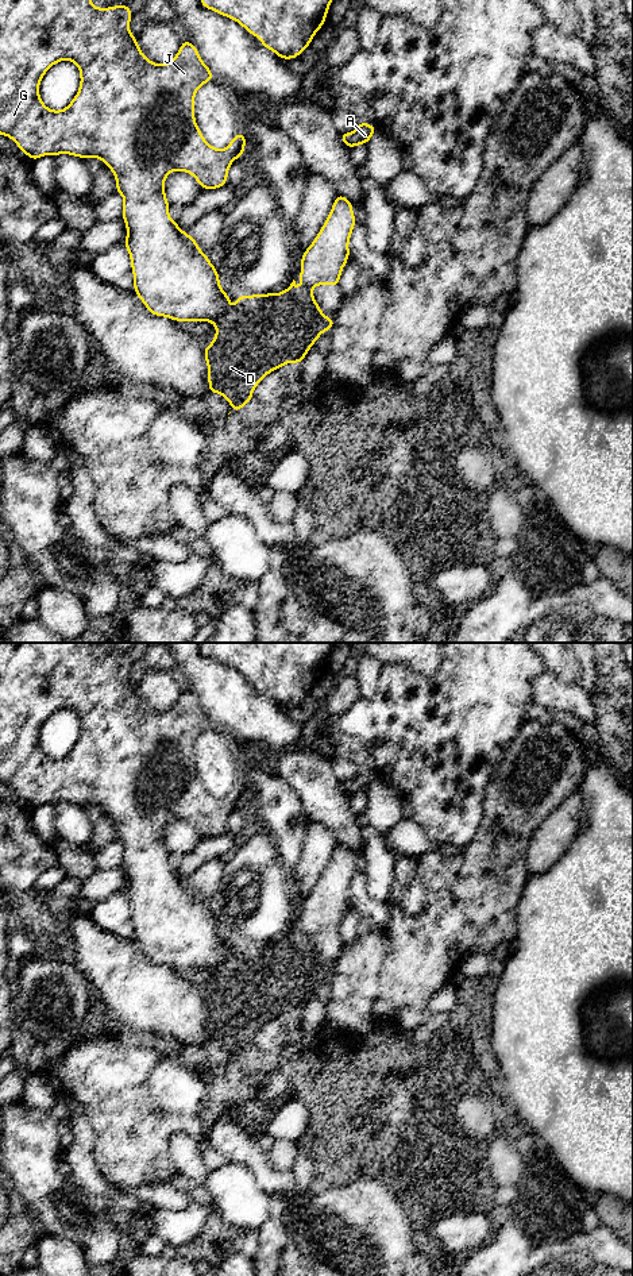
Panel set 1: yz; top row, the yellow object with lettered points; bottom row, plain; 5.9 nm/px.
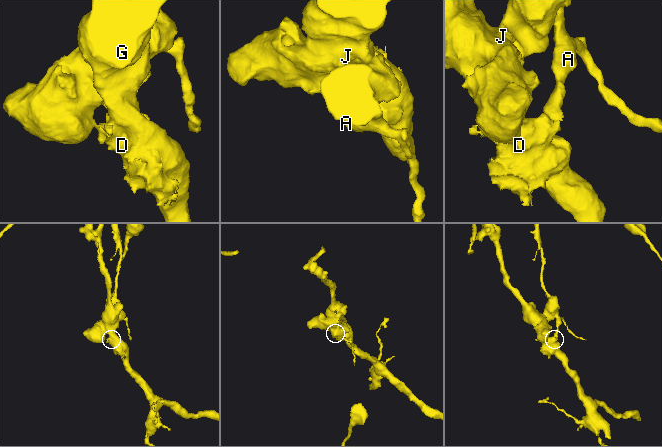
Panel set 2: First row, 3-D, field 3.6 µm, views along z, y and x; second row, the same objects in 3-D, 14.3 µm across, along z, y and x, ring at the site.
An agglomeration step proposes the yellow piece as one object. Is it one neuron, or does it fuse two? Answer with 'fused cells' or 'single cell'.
fused cells

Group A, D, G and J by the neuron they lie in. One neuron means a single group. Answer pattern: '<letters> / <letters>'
A / D G J

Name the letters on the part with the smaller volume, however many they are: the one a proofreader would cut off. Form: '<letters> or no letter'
A

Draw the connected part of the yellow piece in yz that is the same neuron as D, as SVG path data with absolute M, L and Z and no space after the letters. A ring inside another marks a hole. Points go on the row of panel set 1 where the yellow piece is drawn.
M0 0L0 134L12 139L32 161L43 155L69 154L84 159L100 158L112 170L116 192L124 200L124 246L131 259L134 292L154 316L215 324L215 339L204 350L209 394L220 393L231 404L231 412L236 413L251 401L256 385L269 373L290 362L301 365L320 335L335 327L335 320L321 312L312 289L304 285L298 289L294 280L281 293L236 296L238 307L232 309L229 296L220 288L219 273L208 255L193 236L170 219L170 204L165 194L166 177L173 170L180 170L192 174L201 189L221 188L227 185L229 166L246 151L247 139L244 134L235 134L223 150L205 140L194 117L194 96L200 86L212 81L211 69L189 41L182 41L169 63L151 62L128 28L131 19L132 12L126 4L97 8L92 0ZM65 59L78 66L80 89L66 108L53 111L40 100L39 84L53 65Z

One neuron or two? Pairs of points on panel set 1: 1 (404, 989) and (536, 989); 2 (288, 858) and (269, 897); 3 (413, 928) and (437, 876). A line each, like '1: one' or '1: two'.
1: two
2: two
3: one

